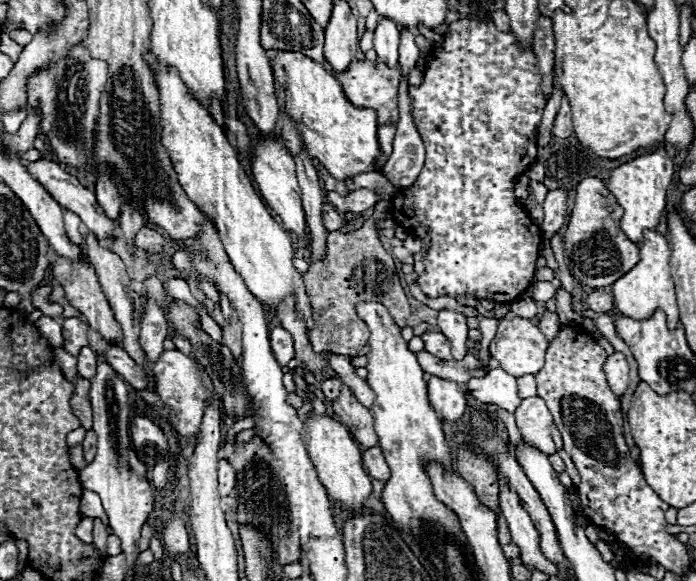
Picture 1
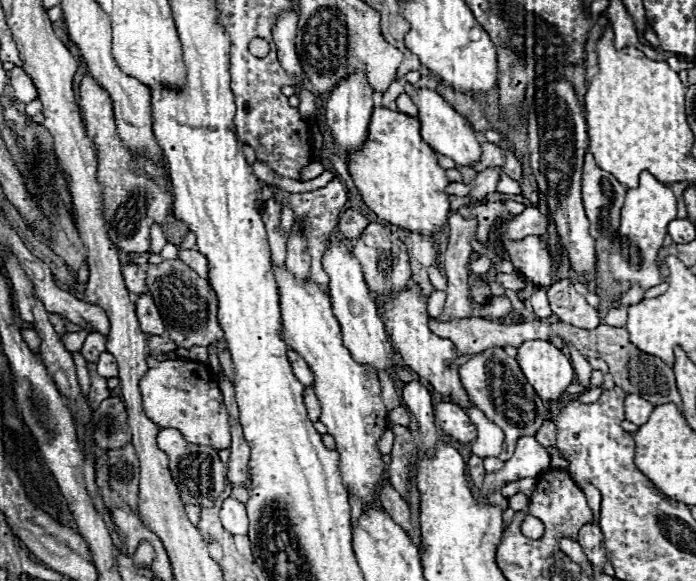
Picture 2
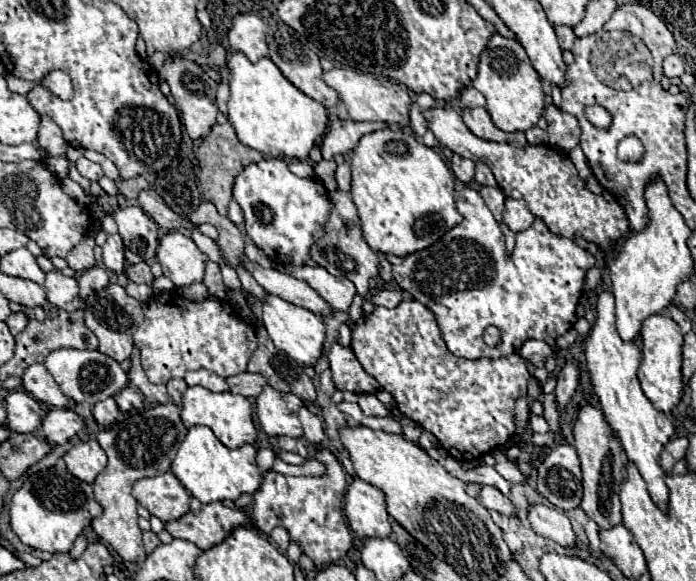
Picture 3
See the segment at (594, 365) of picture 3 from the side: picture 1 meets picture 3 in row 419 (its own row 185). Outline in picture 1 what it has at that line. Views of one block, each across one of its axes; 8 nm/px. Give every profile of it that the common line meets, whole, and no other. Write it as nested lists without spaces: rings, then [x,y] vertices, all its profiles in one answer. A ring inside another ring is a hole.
[[[658,146],[654,152],[636,156],[634,160],[630,160],[610,172],[606,188],[616,198],[616,202],[624,208],[620,226],[622,226],[622,232],[628,236],[628,240],[640,242],[642,232],[646,228],[658,226],[658,220],[666,206],[666,188],[672,180],[672,172],[674,172],[674,164],[662,146]]]

